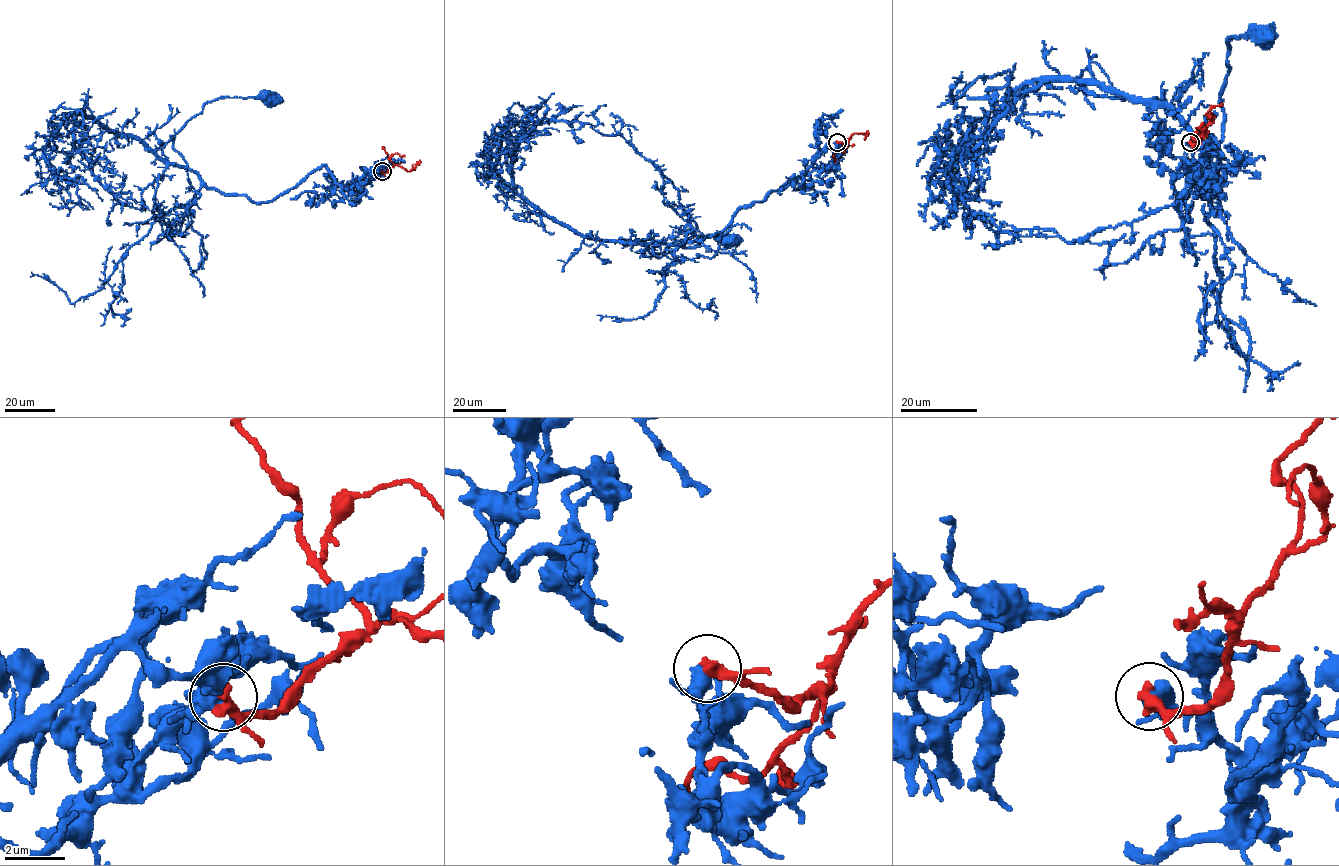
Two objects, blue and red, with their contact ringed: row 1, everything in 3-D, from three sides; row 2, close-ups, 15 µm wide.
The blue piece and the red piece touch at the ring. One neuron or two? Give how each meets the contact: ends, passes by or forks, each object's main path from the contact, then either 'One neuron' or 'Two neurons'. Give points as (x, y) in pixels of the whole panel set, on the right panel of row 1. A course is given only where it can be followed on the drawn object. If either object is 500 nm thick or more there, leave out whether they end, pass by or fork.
Course of blue: (1190, 143), (1201, 156), (1184, 161), (1197, 169), (1212, 136), (1202, 197), (1221, 181), (1228, 40), (1264, 38). Course of red: (1190, 143), (1199, 142), (1200, 131), (1192, 137), (1195, 140), (1201, 137), (1203, 128), (1199, 129). Two neurons

